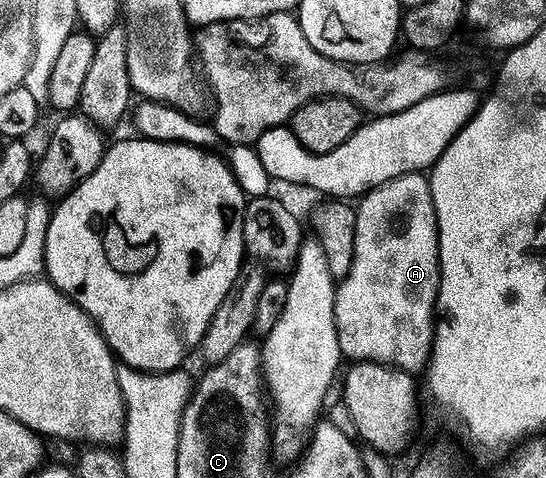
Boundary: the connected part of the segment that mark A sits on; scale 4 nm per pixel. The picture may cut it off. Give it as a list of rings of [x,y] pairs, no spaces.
[[[419,171],[408,172],[405,175],[394,177],[367,191],[359,200],[360,205],[355,208],[356,228],[354,229],[353,263],[344,279],[335,284],[334,315],[332,323],[337,326],[337,339],[340,354],[345,360],[358,363],[385,363],[387,367],[396,367],[399,371],[409,373],[423,372],[428,366],[428,358],[432,355],[432,333],[438,318],[436,298],[440,292],[440,242],[438,241],[438,225],[434,213],[434,201],[430,193],[428,175]]]

